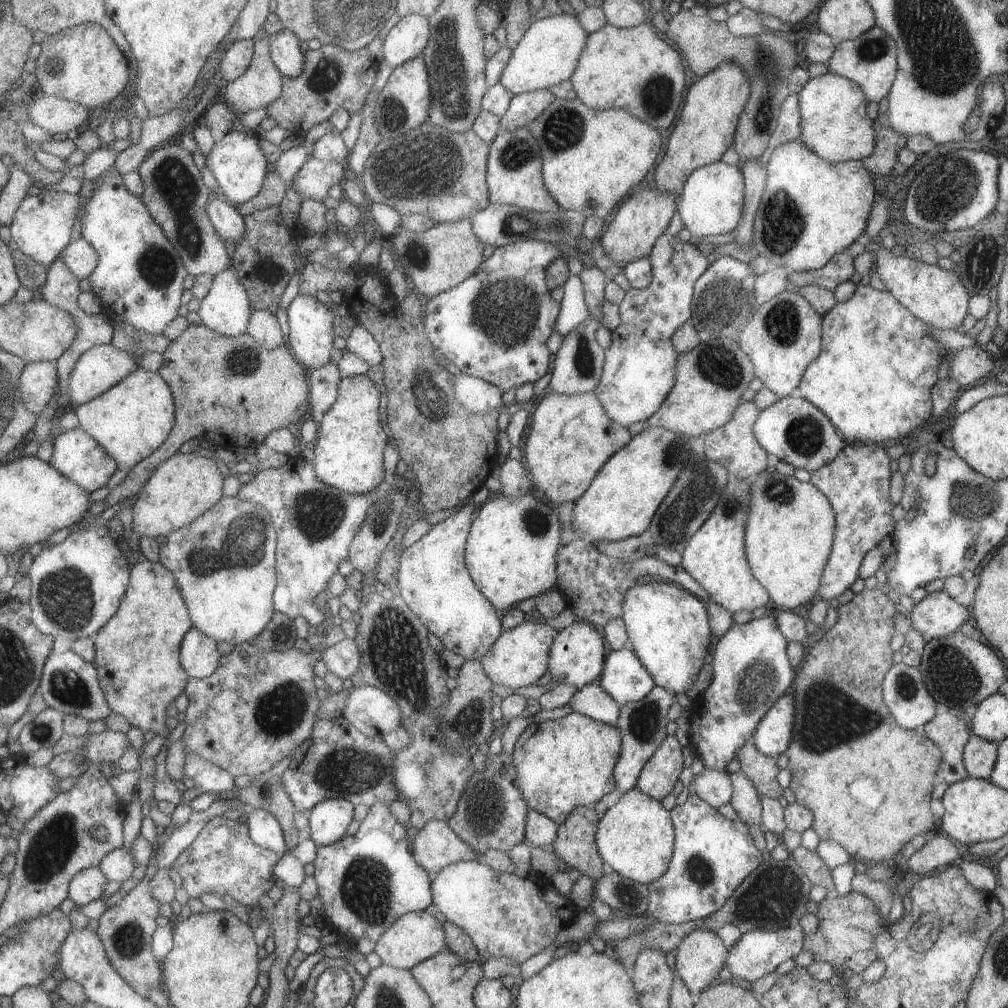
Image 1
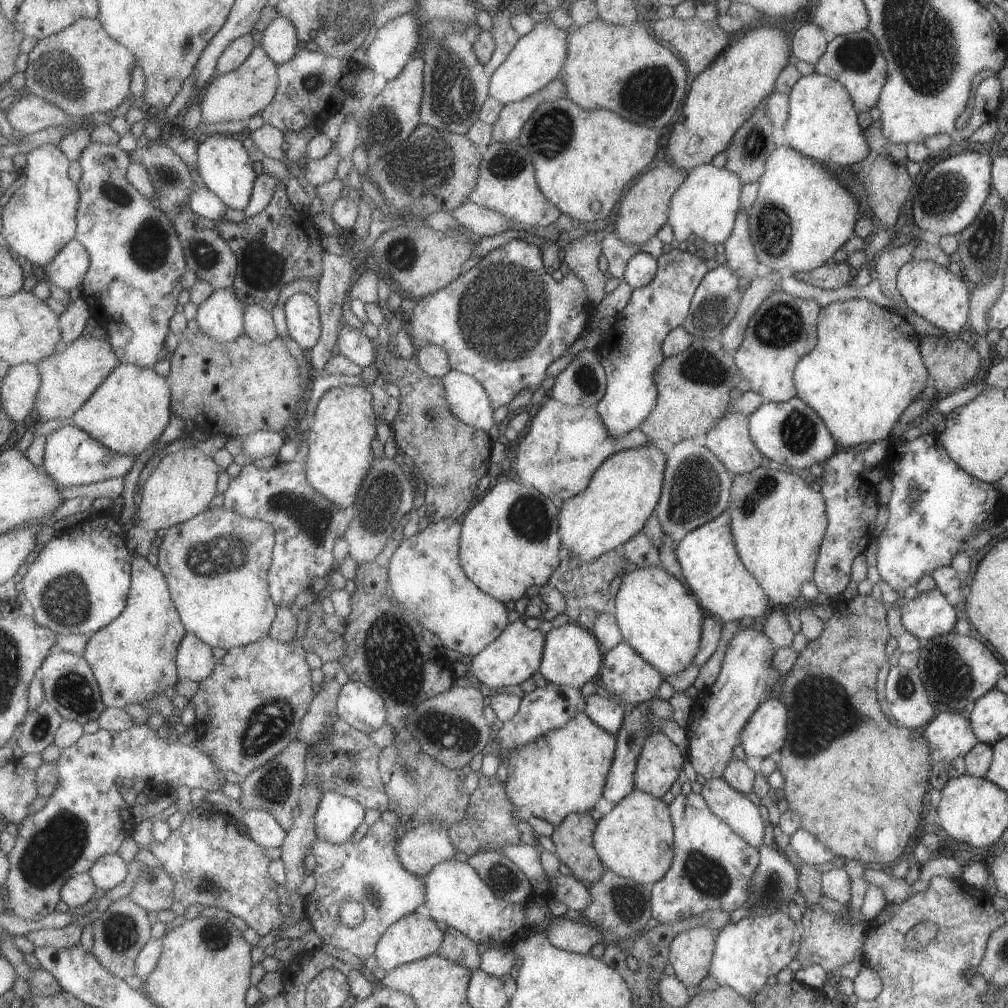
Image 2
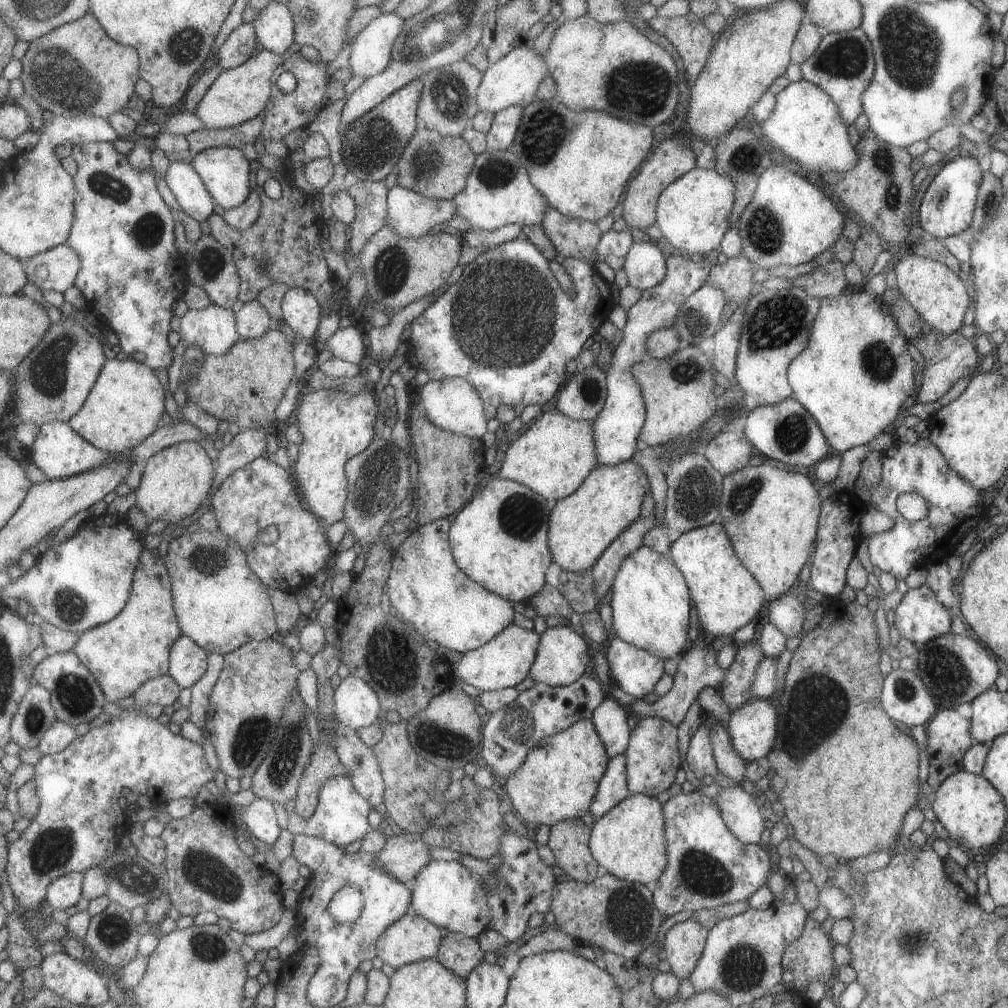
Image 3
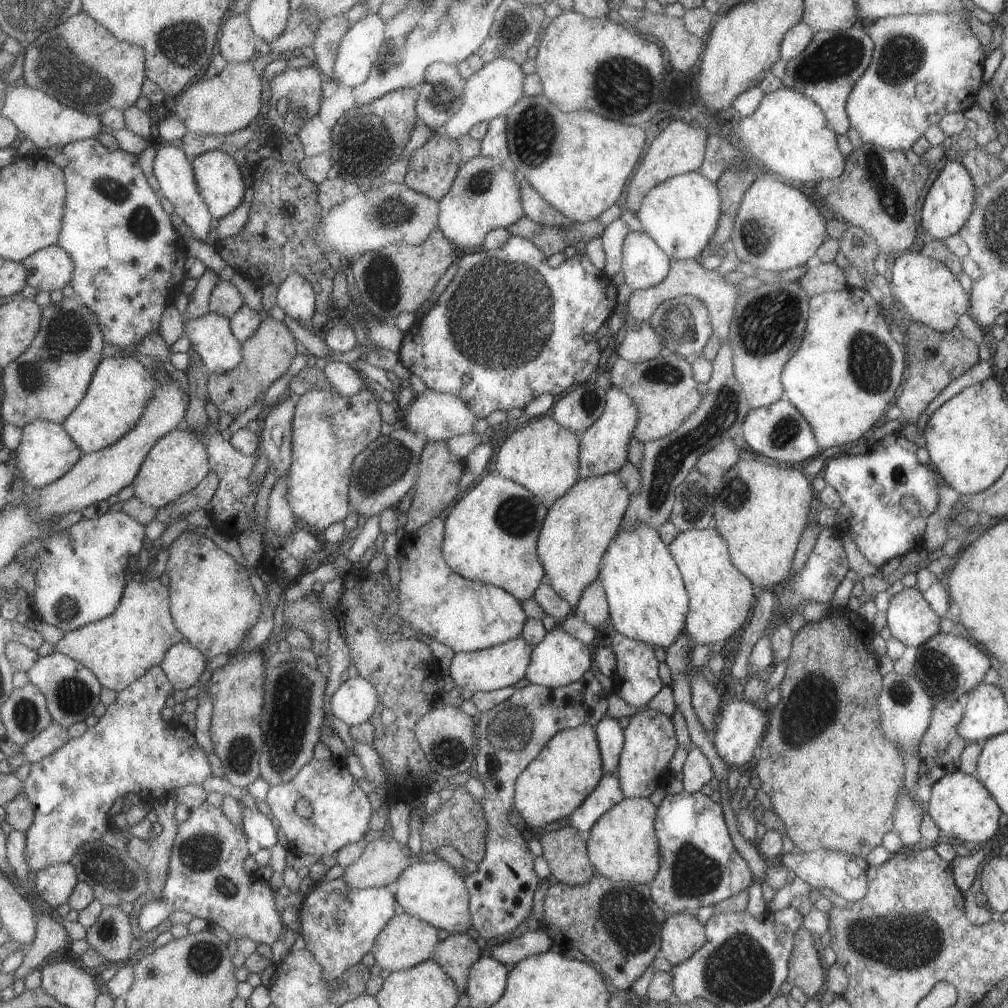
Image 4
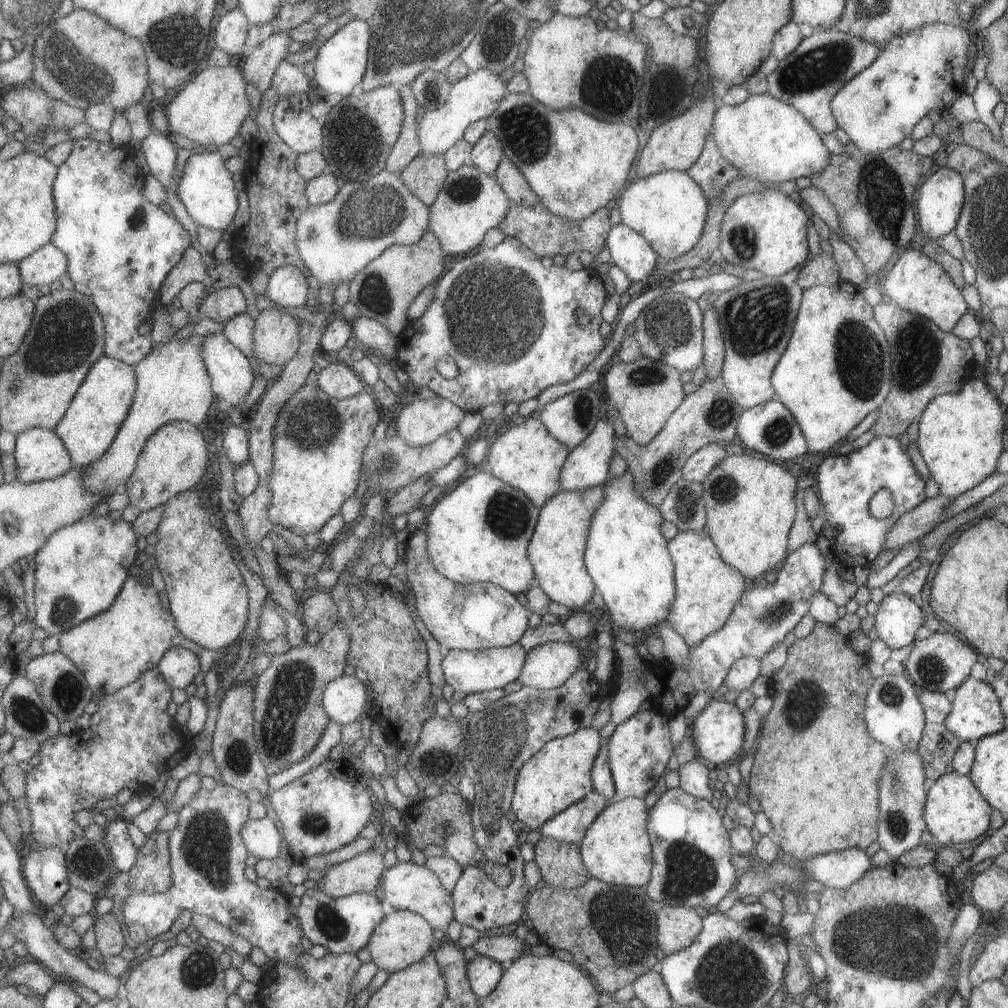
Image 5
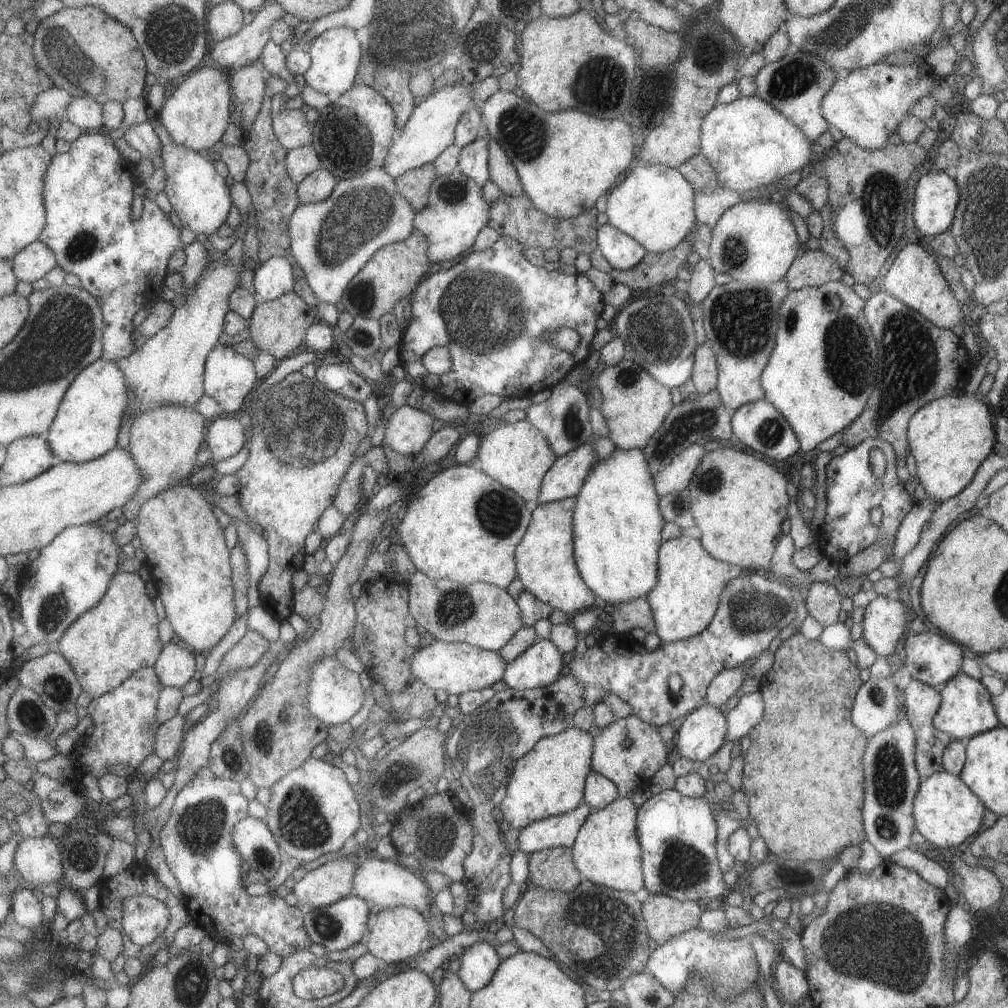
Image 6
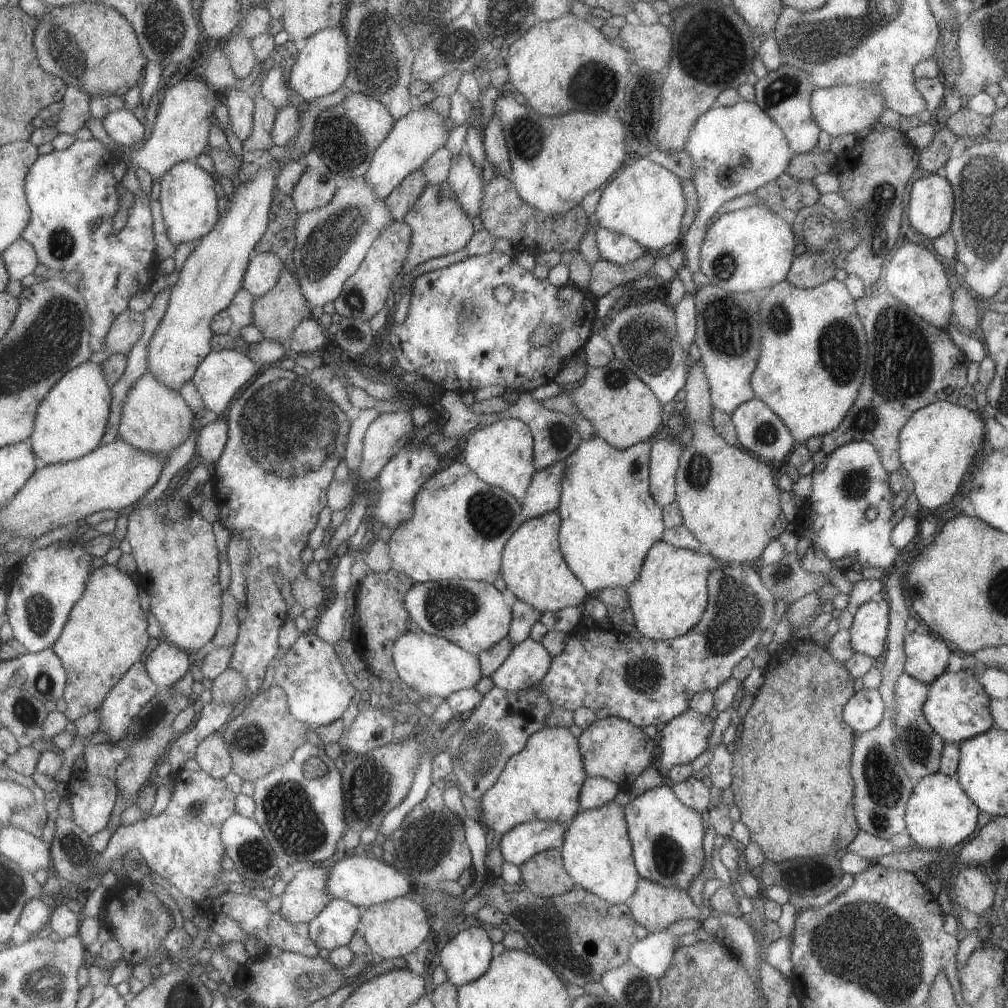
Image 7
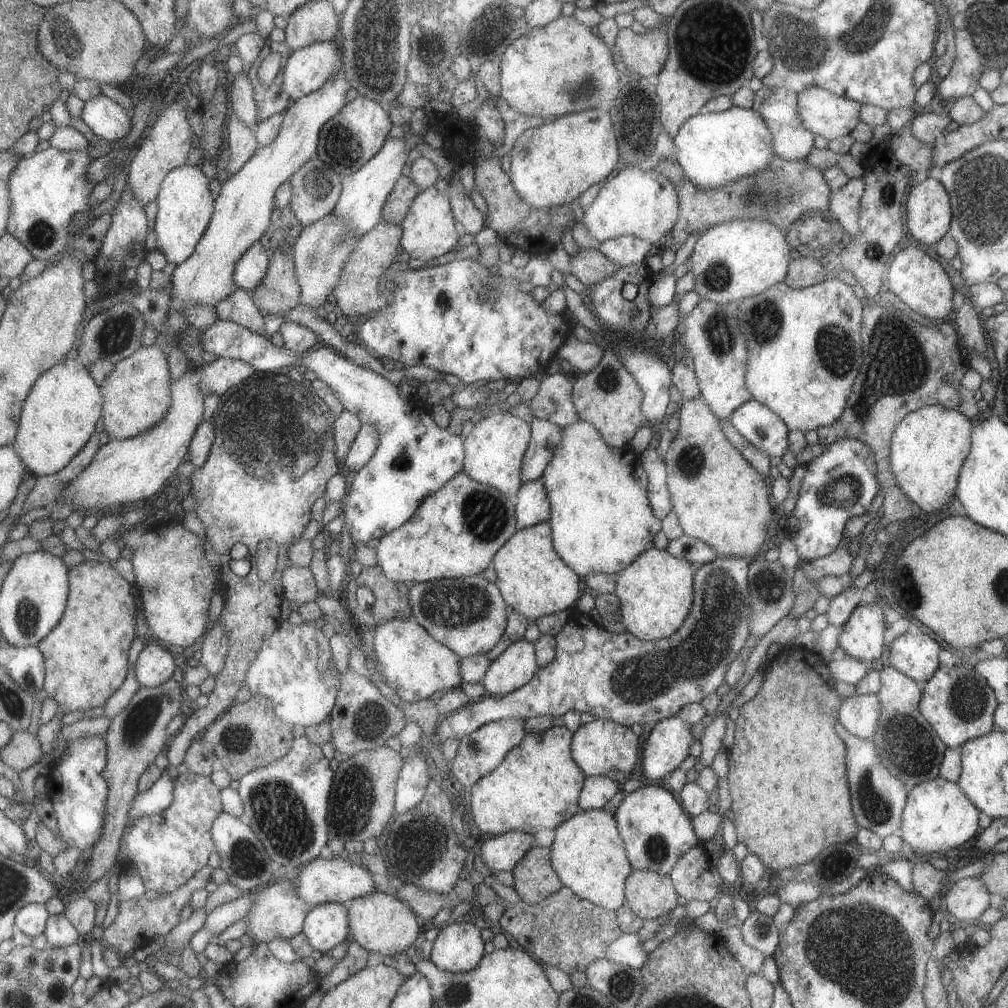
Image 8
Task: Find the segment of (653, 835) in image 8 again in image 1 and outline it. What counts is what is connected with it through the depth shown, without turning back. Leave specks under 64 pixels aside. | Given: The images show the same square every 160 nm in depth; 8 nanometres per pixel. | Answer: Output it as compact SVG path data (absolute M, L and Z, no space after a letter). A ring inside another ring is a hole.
M695 792L687 796L683 804L673 806L670 820L674 831L672 856L665 873L647 885L647 915L653 920L671 925L707 919L731 898L733 890L759 866L765 854L755 848L745 823L737 818L727 820L715 808L703 802Z

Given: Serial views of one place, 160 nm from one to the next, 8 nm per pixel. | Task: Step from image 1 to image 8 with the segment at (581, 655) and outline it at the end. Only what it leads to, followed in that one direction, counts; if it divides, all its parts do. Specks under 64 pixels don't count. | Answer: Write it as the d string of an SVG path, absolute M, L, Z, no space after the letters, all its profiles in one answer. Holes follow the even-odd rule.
M523 638L510 644L490 662L480 681L485 694L500 697L529 682L537 669L533 643Z

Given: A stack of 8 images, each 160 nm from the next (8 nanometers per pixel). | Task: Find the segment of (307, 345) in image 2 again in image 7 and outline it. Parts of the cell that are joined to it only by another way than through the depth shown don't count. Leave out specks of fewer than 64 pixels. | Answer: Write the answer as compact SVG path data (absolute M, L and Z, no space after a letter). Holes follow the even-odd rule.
M258 253L250 262L244 280L245 288L249 289L254 297L265 296L279 284L285 266L284 260L277 253Z

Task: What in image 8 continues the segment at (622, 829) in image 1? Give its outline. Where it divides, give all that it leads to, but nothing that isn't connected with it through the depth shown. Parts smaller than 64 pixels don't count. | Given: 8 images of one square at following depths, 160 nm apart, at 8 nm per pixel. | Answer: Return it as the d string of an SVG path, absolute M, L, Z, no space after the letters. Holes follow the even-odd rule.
M606 809L581 810L559 824L550 846L550 863L562 886L569 888L580 899L585 899L607 911L616 911L623 904L624 882L632 868L627 860L615 817Z

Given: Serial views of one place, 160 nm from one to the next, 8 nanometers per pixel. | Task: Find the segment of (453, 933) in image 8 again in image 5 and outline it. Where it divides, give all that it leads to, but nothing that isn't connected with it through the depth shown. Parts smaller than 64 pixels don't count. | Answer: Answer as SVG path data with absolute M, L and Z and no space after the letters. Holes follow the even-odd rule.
M479 954L466 964L468 983L479 1000L486 997L496 987L502 972L496 960Z

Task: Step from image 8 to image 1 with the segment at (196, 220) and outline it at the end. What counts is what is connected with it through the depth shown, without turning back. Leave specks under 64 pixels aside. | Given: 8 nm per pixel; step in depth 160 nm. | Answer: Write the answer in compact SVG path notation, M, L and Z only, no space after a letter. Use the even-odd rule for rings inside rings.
M238 129L229 132L223 138L215 140L215 144L207 154L206 165L216 179L218 190L229 203L245 204L252 198L255 198L265 184L265 178L269 174L269 163L259 140L261 136L258 131L246 132Z

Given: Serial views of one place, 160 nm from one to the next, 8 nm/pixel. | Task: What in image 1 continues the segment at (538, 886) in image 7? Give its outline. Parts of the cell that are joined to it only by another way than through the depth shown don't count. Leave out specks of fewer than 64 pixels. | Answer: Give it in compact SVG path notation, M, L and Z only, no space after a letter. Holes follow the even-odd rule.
M577 806L567 816L565 822L557 826L555 841L550 847L570 869L579 871L581 875L589 877L593 882L603 875L603 862L599 857L598 849L594 842L598 823L599 820L593 806Z

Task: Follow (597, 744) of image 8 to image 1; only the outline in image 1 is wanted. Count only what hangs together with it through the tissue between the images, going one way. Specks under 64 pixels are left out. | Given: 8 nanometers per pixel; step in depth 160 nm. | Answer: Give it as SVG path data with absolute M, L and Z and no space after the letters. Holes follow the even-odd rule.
M667 736L643 764L635 787L646 796L661 801L671 793L684 771L681 746L674 736Z

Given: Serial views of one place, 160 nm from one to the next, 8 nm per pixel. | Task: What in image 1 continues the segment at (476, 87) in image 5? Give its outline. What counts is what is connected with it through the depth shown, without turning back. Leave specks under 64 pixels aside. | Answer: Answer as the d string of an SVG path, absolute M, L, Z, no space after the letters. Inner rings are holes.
M563 13L542 20L532 20L517 46L512 49L509 60L499 76L499 84L507 92L511 92L511 96L515 96L547 89L567 81L577 66L577 58L585 48L585 36L587 33L577 24L575 15Z

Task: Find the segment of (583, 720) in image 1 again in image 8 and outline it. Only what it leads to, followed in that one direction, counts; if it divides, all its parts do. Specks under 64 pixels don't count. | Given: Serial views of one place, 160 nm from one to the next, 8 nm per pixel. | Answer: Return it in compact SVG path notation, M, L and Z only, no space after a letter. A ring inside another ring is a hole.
M565 725L552 726L543 732L525 733L519 745L510 748L503 760L469 789L469 816L483 834L499 836L507 831L525 831L532 835L542 828L556 829L559 824L581 811L578 805L584 774L570 753L572 732Z

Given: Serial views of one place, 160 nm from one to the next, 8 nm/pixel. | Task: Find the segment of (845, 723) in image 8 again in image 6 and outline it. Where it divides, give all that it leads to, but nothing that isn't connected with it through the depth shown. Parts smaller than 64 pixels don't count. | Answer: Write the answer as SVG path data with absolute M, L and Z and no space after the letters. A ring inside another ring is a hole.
M871 676L861 683L853 699L851 720L853 724L867 736L873 736L876 732L886 729L900 718L904 708L902 688L892 681L891 677L876 679Z

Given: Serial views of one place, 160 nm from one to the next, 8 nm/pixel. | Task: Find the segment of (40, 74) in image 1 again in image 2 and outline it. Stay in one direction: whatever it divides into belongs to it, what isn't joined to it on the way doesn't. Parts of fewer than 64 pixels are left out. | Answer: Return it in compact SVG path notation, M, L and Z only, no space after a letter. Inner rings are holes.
M85 18L57 34L38 40L29 52L29 63L25 70L28 78L26 91L50 100L78 121L85 121L86 117L95 112L105 113L124 108L126 101L132 99L132 78L136 64L136 54L121 41L113 38L100 18Z

